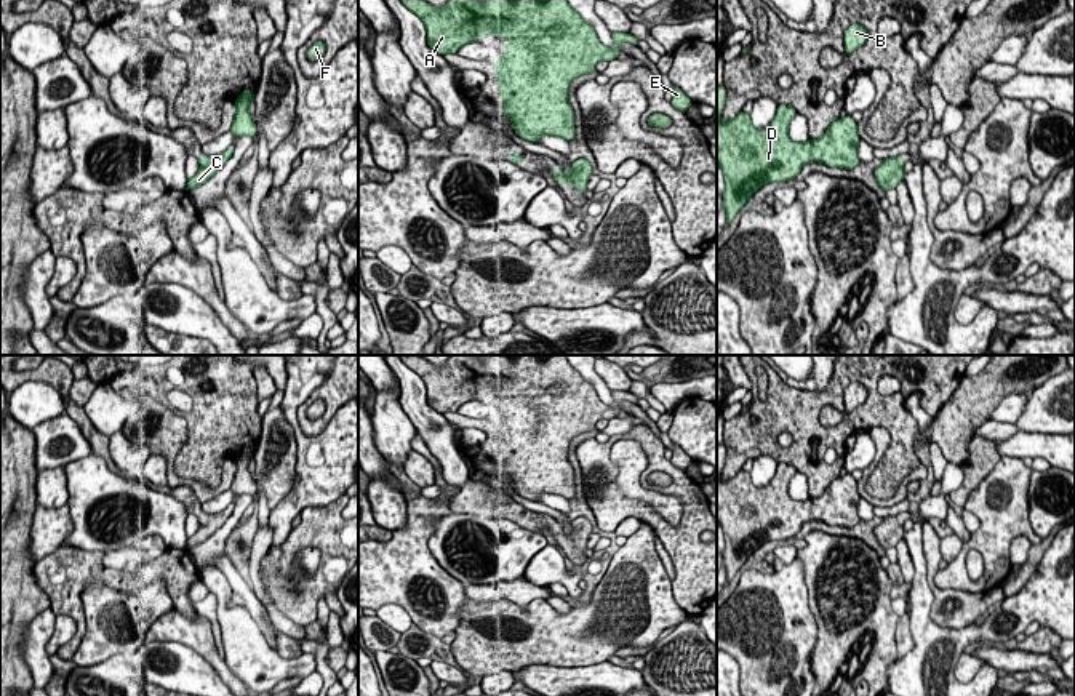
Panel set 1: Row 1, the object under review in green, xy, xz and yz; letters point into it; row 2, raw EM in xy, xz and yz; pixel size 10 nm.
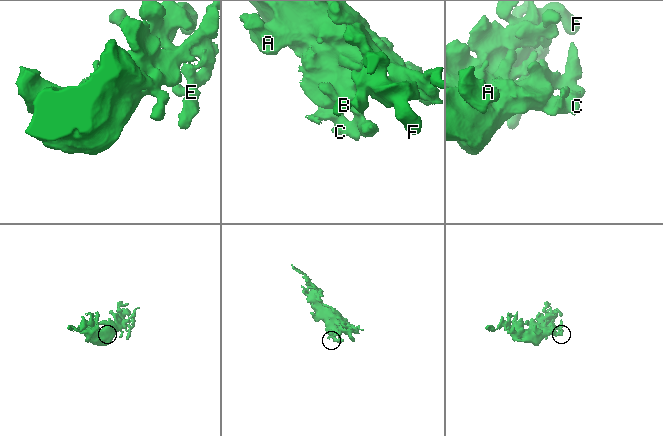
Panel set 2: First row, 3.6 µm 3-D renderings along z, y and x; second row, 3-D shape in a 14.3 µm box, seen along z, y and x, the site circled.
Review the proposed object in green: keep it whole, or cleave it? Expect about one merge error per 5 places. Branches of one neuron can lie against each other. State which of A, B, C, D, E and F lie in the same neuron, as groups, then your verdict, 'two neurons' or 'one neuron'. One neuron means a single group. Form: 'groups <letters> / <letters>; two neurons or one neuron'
groups A B C D E F; one neuron

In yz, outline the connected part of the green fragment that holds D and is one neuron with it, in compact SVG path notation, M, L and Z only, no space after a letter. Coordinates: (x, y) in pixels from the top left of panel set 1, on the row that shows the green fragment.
M717 86L717 165L725 176L723 206L726 208L726 226L736 218L747 200L768 182L784 182L793 179L805 163L821 162L830 168L854 170L859 165L857 123L851 115L837 118L819 139L793 142L789 138L789 125L797 110L792 106L779 104L773 122L758 130L752 125L750 114L741 110L733 120L723 122L726 88Z

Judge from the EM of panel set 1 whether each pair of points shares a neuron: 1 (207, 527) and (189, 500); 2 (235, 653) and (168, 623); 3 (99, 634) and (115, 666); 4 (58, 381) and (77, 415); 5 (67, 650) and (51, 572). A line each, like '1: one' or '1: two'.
1: one
2: two
3: two
4: one
5: one

